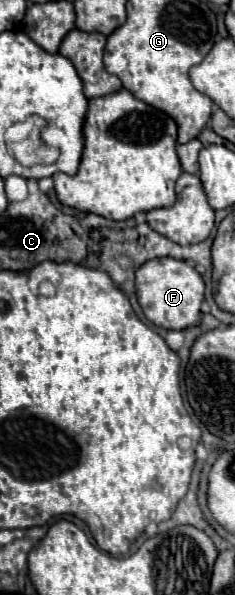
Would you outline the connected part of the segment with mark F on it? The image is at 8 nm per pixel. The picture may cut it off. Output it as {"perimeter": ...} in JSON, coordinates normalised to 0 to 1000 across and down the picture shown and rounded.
{"perimeter":[[[651,434],[583,454],[583,501],[634,541],[702,555],[787,555],[855,545],[855,508],[872,494],[872,474],[855,461],[779,437]]]}

